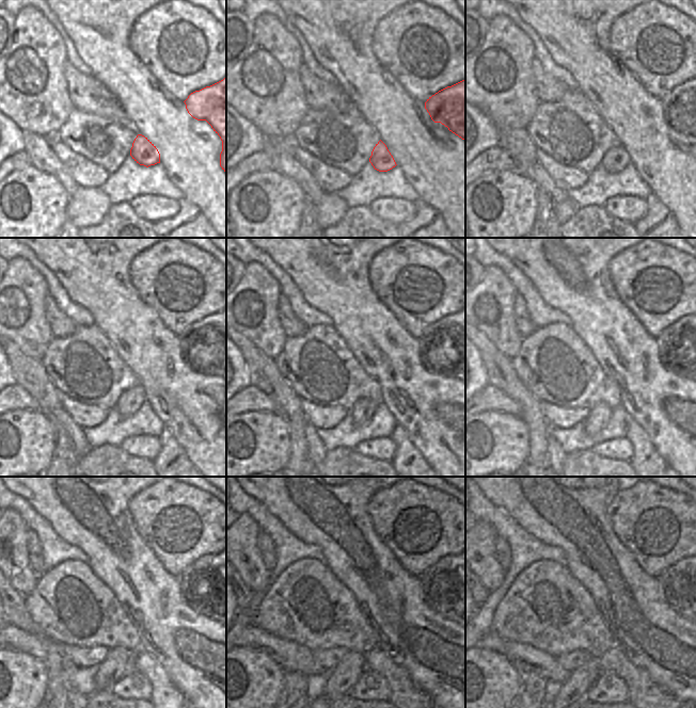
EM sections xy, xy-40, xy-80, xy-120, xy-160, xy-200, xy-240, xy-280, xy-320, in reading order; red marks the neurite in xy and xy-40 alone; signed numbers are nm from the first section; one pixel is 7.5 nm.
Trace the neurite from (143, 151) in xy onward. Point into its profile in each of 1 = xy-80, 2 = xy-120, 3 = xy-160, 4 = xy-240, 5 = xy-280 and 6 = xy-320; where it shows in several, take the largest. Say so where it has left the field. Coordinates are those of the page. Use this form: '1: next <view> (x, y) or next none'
1: next xy-80 (617, 158)
2: next xy-120 (130, 401)
3: next xy-160 (363, 409)
4: next xy-240 (110, 671)
5: next xy-280 (347, 673)
6: next xy-320 (580, 681)

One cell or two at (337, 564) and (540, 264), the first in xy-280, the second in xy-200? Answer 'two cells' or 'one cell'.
one cell

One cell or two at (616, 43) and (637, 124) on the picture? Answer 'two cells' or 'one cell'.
two cells

